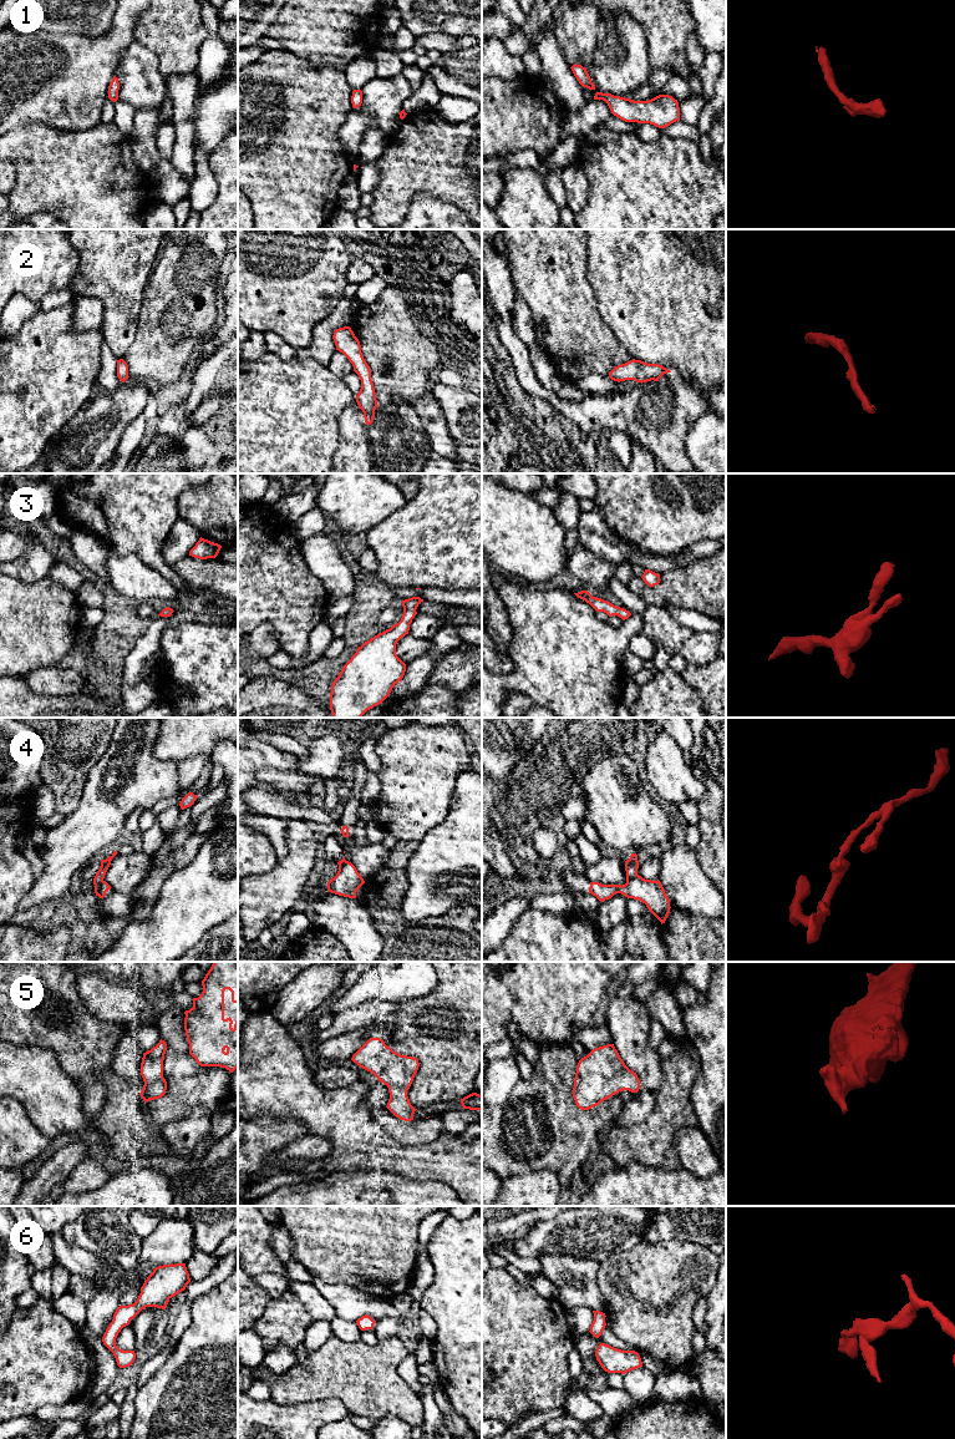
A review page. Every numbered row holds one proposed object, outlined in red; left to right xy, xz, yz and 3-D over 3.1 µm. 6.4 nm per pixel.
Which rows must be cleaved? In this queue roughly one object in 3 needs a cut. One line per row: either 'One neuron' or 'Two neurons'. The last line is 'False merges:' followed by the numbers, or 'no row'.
1: One neuron
2: One neuron
3: One neuron
4: Two neurons
5: One neuron
6: One neuron
False merges: 4

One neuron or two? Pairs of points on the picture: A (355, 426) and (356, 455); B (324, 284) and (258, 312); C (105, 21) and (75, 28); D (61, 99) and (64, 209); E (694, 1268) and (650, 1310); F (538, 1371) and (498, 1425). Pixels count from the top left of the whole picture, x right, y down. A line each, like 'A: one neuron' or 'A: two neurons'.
A: one neuron
B: one neuron
C: one neuron
D: two neurons
E: one neuron
F: two neurons

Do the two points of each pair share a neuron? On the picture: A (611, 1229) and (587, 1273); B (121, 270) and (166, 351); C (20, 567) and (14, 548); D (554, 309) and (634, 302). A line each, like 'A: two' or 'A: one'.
A: two
B: two
C: two
D: two

